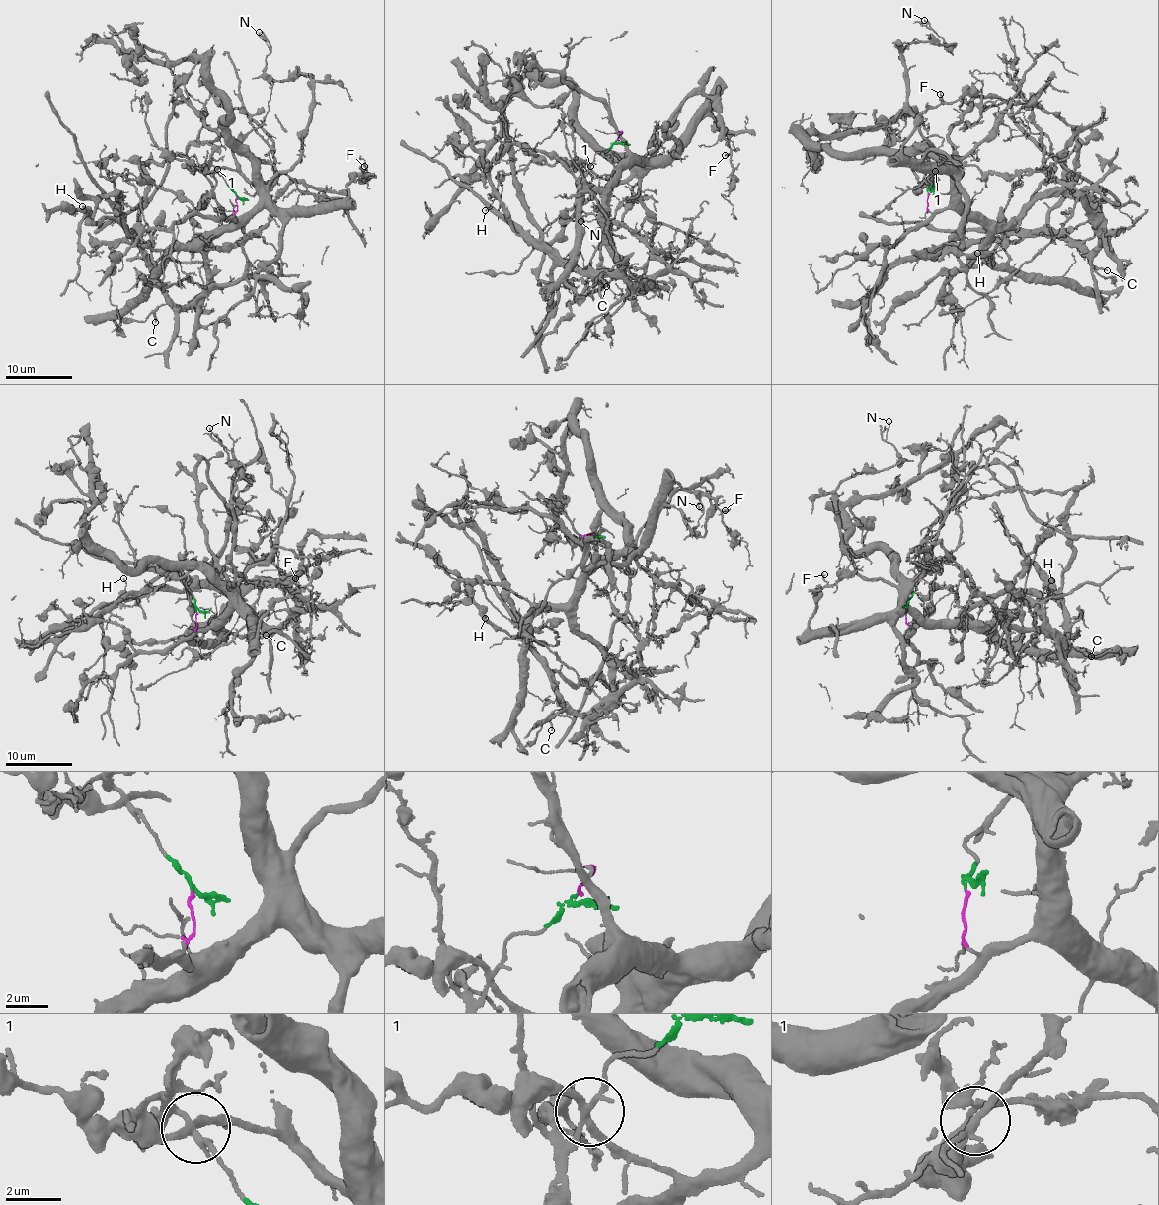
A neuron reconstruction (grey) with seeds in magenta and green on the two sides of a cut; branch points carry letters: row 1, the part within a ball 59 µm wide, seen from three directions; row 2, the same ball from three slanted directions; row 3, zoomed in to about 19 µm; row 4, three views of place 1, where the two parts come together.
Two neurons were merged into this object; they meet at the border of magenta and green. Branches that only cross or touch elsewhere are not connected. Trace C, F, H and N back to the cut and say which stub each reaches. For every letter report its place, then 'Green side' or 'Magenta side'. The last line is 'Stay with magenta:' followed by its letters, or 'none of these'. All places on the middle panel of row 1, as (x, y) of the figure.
C: Place: (606, 286). Green side
F: Place: (725, 155). Magenta side
H: Place: (485, 210). Green side
N: Place: (580, 221). Magenta side
Stay with magenta: F, N

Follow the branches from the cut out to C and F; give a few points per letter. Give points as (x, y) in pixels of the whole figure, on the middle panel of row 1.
C: (617, 139), (594, 156), (584, 188), (603, 215), (621, 223), (666, 267), (632, 282), (605, 273), (606, 286)
F: (617, 139), (621, 132), (630, 151), (664, 159), (695, 112), (714, 97), (711, 108), (730, 148), (724, 156)

